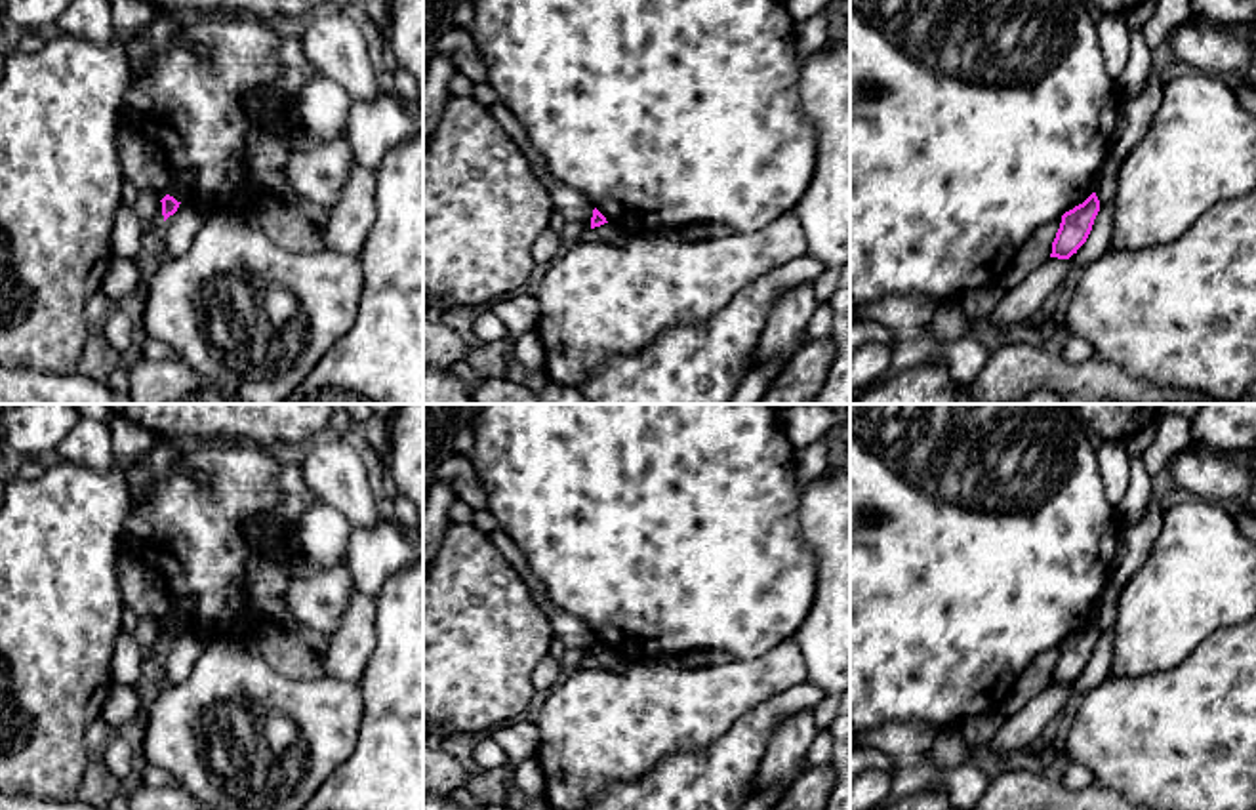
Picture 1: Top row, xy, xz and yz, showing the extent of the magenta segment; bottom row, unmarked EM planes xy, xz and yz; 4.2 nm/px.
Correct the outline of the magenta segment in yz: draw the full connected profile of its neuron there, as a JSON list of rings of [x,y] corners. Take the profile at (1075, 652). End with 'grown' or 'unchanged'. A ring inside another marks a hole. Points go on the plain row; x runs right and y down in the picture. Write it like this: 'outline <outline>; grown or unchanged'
outline [[[1092,619],[1083,631],[1062,642],[1060,656],[1052,669],[1050,684],[1069,686],[1086,669],[1094,646],[1100,638],[1100,627]]]; unchanged

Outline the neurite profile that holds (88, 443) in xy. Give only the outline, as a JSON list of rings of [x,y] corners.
[[[80,417],[80,421],[59,442],[55,457],[86,469],[109,471],[116,456],[107,423]]]

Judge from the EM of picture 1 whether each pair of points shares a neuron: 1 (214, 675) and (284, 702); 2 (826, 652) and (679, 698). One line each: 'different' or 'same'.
1: same
2: different

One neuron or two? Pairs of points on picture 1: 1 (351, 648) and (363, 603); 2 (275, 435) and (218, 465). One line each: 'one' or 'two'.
1: one
2: two

